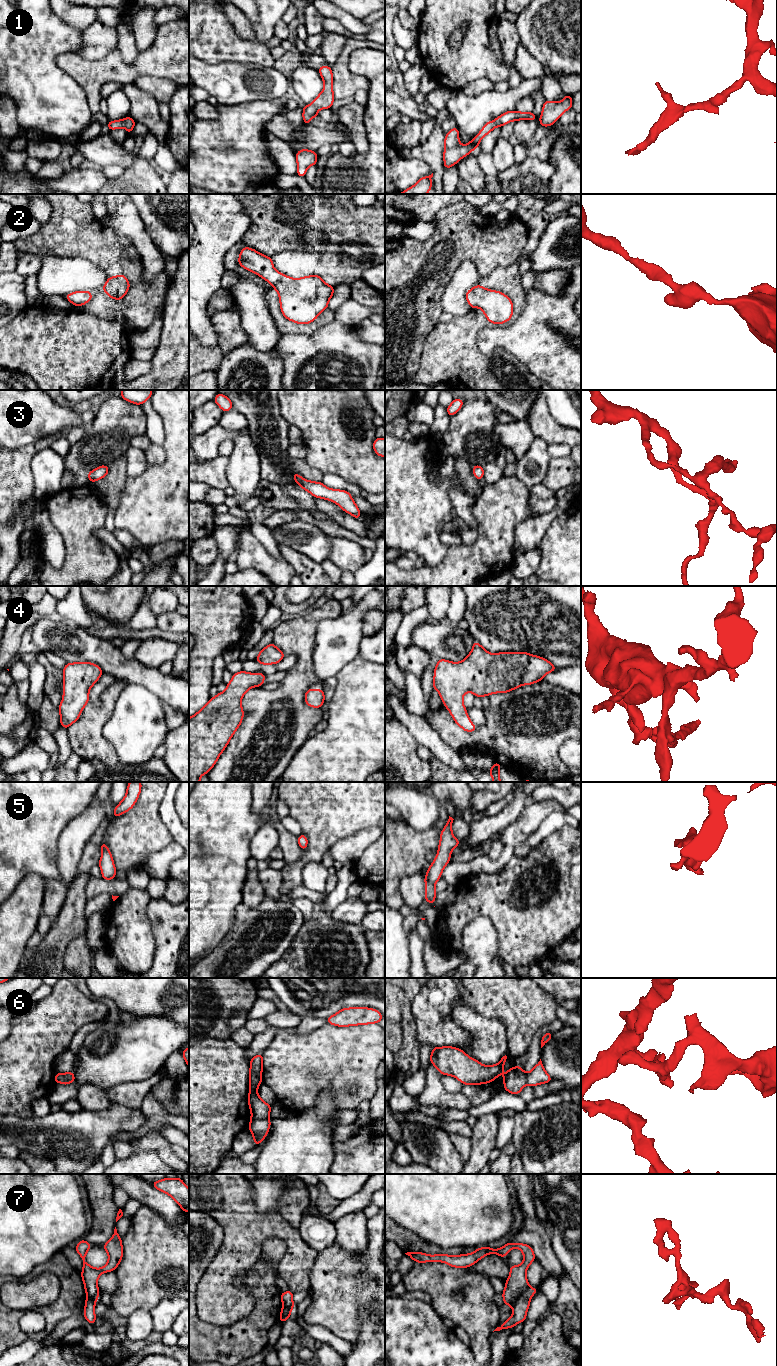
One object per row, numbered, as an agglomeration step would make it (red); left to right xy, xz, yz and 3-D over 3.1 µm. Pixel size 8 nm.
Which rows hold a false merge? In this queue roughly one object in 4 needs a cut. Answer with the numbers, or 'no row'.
6, 7

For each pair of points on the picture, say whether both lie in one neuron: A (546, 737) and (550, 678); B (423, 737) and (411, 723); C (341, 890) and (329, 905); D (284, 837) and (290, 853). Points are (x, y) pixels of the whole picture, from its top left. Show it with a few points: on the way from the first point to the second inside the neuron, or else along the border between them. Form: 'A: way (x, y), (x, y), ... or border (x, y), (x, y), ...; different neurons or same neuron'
A: border (542, 680), (566, 688), (570, 692); different neurons
B: way (422, 734), (414, 726); same neuron
C: way (339, 894), (333, 901); same neuron
D: way (287, 841), (290, 849); same neuron

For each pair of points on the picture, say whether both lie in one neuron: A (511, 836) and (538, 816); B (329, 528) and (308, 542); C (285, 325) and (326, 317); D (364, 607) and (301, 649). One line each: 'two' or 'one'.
A: one
B: two
C: one
D: two

